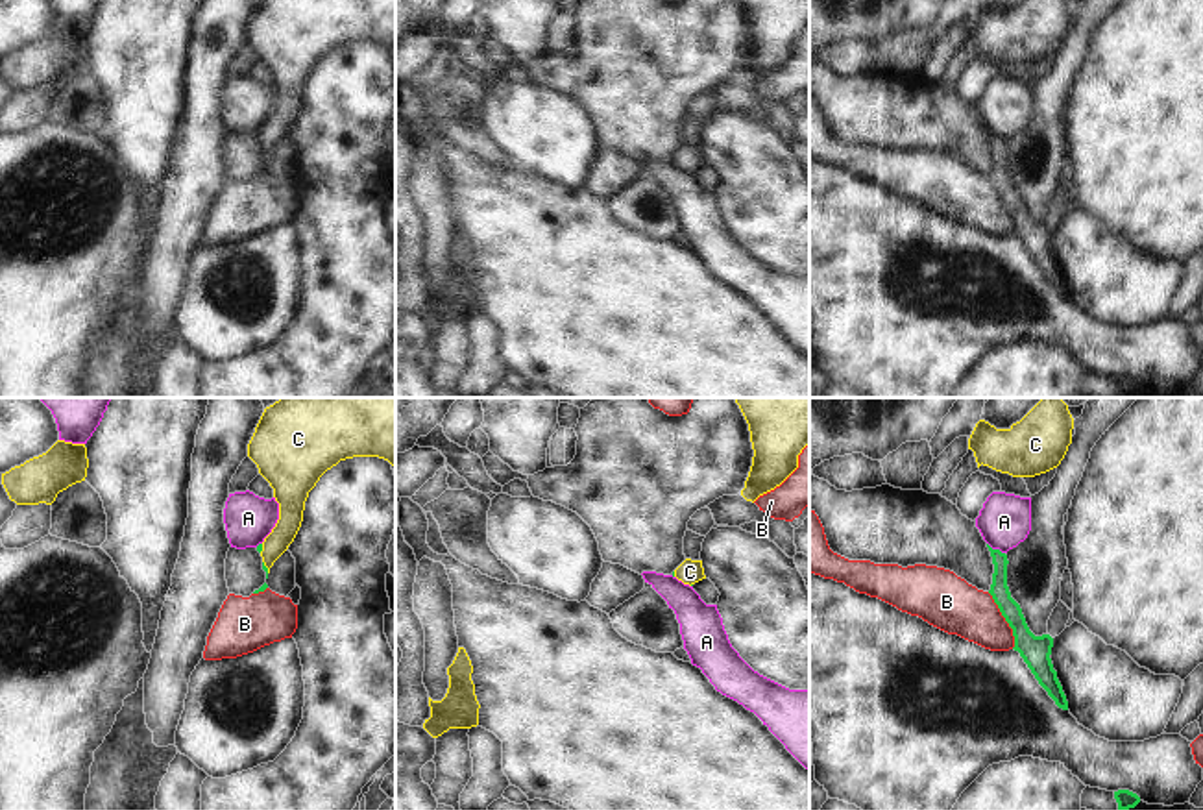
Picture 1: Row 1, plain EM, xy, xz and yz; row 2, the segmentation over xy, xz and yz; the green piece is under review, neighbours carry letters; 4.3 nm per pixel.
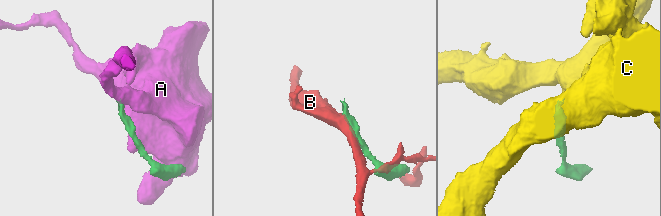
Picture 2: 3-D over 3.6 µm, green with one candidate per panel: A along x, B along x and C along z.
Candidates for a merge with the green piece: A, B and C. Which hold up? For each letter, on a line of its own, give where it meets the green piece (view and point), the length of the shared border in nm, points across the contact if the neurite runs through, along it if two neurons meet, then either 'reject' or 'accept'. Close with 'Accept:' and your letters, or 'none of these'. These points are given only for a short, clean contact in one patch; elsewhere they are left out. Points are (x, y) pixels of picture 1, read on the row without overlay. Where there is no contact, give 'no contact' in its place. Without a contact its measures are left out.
A: meets green in yz at (996, 135); contact 90 nm long; border along yz (987, 128), (1004, 139); reject
B: meets green in yz at (1006, 206); contact 280 nm long; border along yz (987, 178), (1011, 215), (1013, 233); reject
C: meets green in xy at (265, 152); contact 60 nm long; runs through xy (265, 154), (265, 152), (291, 102); accept
Accept: C

